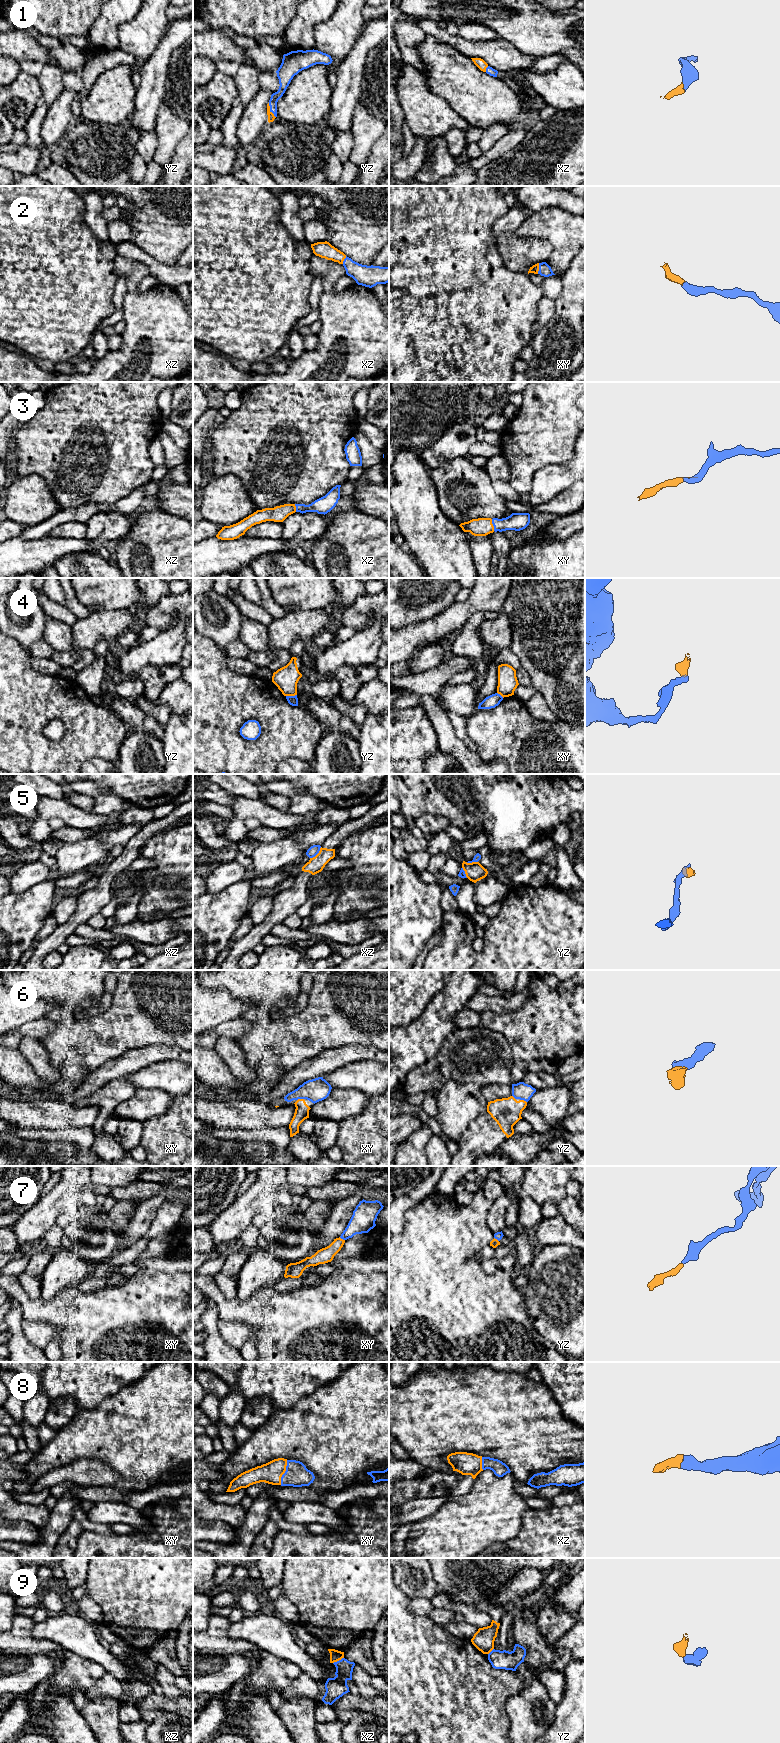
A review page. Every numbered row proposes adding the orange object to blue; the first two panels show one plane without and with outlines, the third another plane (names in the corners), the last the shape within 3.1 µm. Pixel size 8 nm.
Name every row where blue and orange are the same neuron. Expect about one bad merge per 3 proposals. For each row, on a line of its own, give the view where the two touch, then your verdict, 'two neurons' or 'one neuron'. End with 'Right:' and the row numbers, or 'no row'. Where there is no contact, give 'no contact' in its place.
1: yz | one neuron
2: xy | one neuron
3: xy | one neuron
4: yz | two neurons
5: xz | two neurons
6: xy | one neuron
7: xy | one neuron
8: xy | one neuron
9: xz | two neurons
Right: 1, 2, 3, 6, 7, 8

